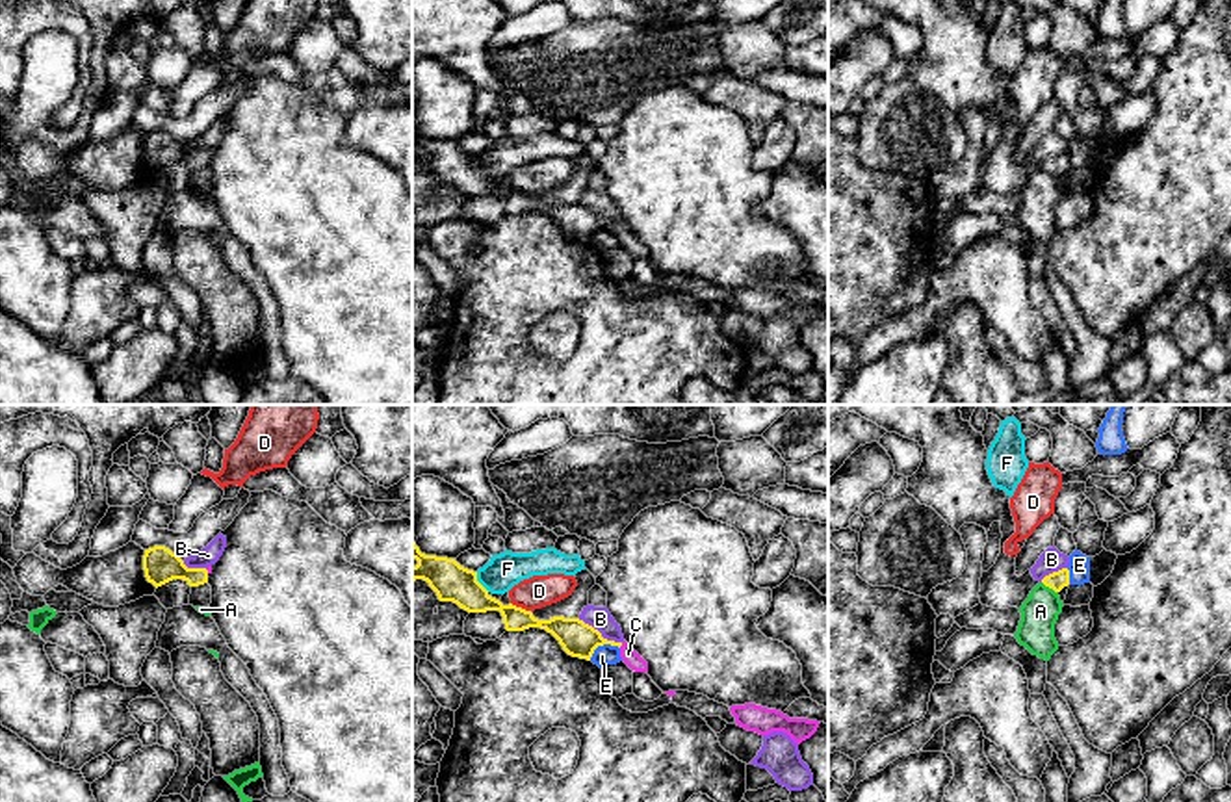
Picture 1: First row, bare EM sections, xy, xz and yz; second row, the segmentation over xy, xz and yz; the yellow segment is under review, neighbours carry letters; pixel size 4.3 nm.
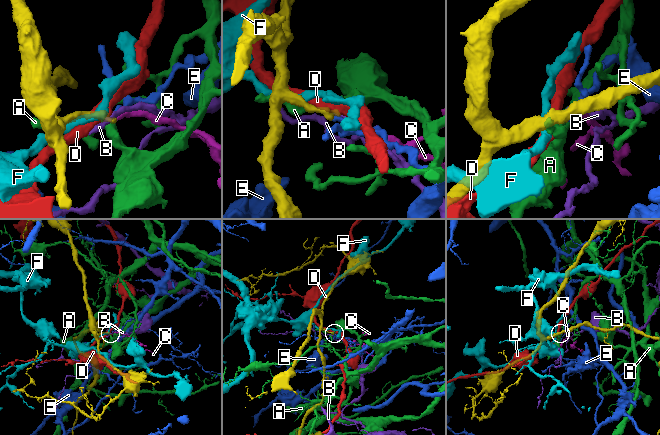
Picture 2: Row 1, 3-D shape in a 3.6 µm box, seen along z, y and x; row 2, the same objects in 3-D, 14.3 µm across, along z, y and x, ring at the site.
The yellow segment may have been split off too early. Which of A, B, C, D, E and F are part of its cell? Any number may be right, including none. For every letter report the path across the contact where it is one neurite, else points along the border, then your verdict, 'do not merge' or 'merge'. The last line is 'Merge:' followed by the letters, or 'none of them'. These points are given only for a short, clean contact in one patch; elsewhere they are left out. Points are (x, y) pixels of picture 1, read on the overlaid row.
A: do not merge
B: border xz (578, 619), (591, 624), (604, 637), (621, 643); do not merge
C: way xz (578, 639), (621, 645), (628, 654); merge
D: do not merge
E: border xz (619, 646), (600, 645), (589, 659); do not merge
F: do not merge
Merge: C

